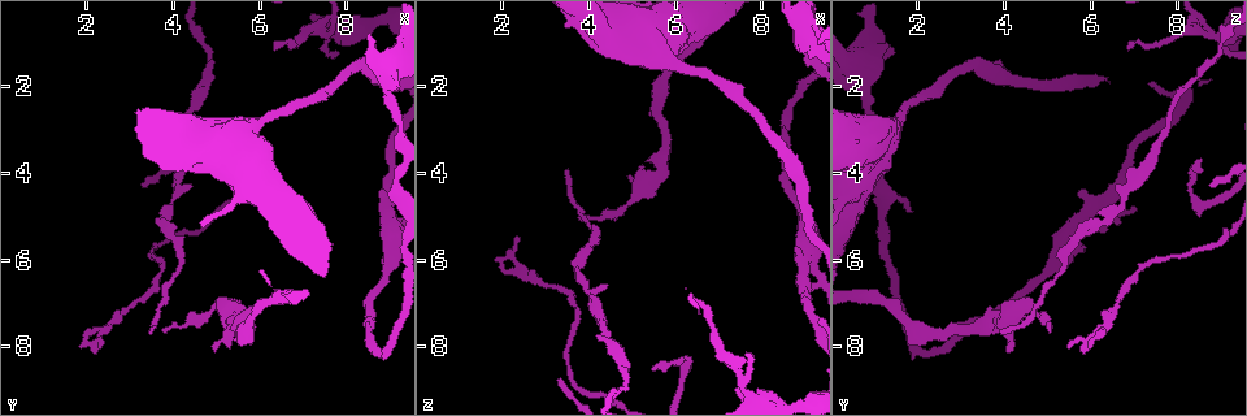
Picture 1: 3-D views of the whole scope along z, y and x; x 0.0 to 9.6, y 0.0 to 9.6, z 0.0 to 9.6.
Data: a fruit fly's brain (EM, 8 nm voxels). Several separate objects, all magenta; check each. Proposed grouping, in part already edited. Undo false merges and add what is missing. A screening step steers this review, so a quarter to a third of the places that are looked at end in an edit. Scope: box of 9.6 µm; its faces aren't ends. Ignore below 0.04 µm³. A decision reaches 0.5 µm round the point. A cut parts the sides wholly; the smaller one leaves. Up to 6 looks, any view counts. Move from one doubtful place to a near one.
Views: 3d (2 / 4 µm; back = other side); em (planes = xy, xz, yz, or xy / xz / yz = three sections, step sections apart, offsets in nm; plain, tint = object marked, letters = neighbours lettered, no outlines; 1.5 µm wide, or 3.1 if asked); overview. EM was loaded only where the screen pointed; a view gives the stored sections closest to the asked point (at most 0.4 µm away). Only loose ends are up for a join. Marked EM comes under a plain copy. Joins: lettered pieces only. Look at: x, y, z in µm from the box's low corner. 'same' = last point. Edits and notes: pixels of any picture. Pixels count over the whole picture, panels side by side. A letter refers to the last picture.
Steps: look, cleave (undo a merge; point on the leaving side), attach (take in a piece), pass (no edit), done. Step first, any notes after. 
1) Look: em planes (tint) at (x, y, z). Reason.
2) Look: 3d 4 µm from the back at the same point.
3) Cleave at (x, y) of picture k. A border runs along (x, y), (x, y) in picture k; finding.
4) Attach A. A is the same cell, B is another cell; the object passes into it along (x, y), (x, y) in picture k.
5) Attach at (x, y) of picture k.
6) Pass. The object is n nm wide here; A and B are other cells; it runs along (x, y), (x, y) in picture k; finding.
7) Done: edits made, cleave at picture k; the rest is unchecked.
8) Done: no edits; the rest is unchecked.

Look: 3d 4 µm from the back at (6.25, 1.15, 6.80). Free end.

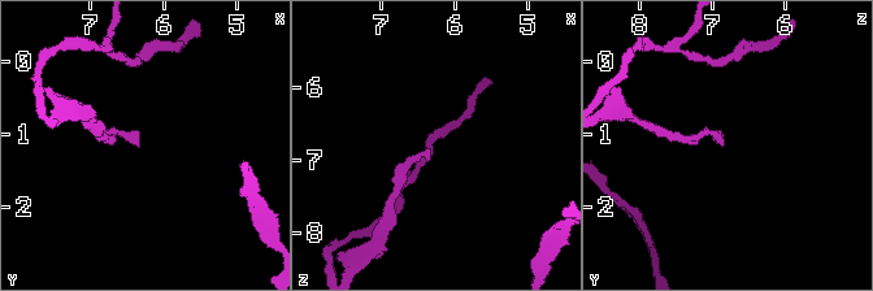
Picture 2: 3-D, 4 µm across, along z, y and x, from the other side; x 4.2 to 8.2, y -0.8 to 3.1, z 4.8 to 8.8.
Look: em planes (letters) at (6.30, 1.15, 6.85).

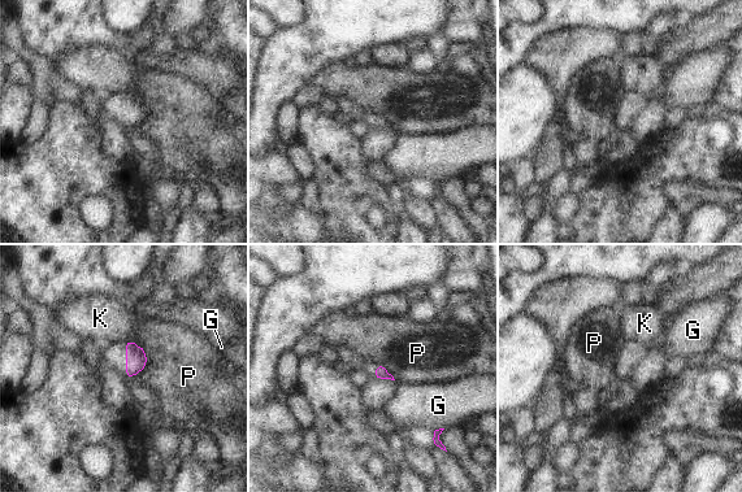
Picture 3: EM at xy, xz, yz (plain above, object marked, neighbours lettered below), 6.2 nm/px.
Pass. G, K and P are other cells; none of them fits.

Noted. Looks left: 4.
Look: em xz step 4 (tint) at (7.60, 0.85, 8.85). Sudden change in width.

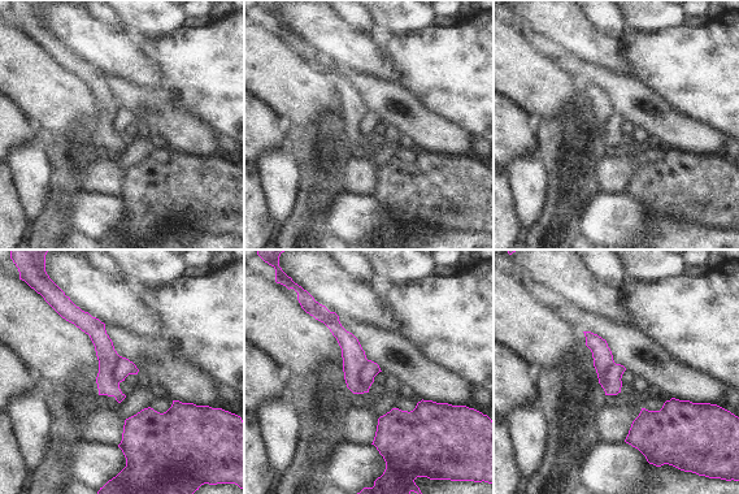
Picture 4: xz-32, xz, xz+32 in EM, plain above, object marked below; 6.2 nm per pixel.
Look: em planes (letters) at the same point. Cut it another way.

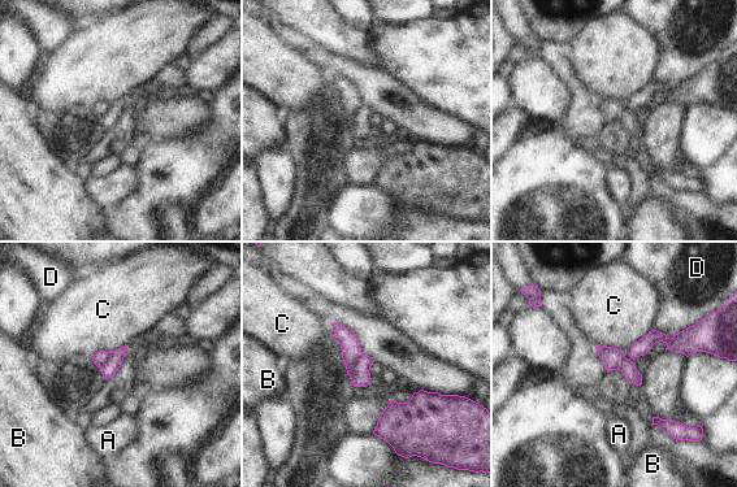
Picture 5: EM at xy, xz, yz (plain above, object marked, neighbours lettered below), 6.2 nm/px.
Cleave at (360, 370) of picture 5. A, B, C and D are other cells; a border runs along (363, 355), (352, 366), (351, 379) in picture 5; a second neuron is stuck on.

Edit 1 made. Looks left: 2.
Done: edits made, cleave at picture 5; the rest is unchecked.

